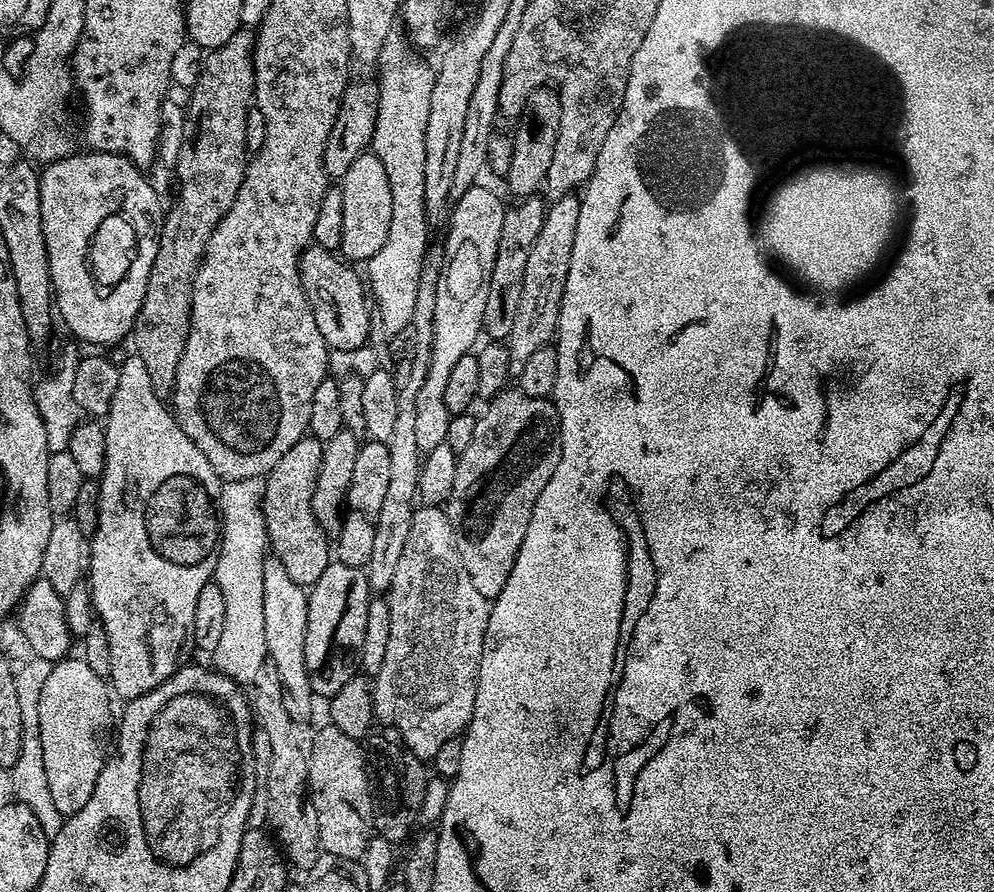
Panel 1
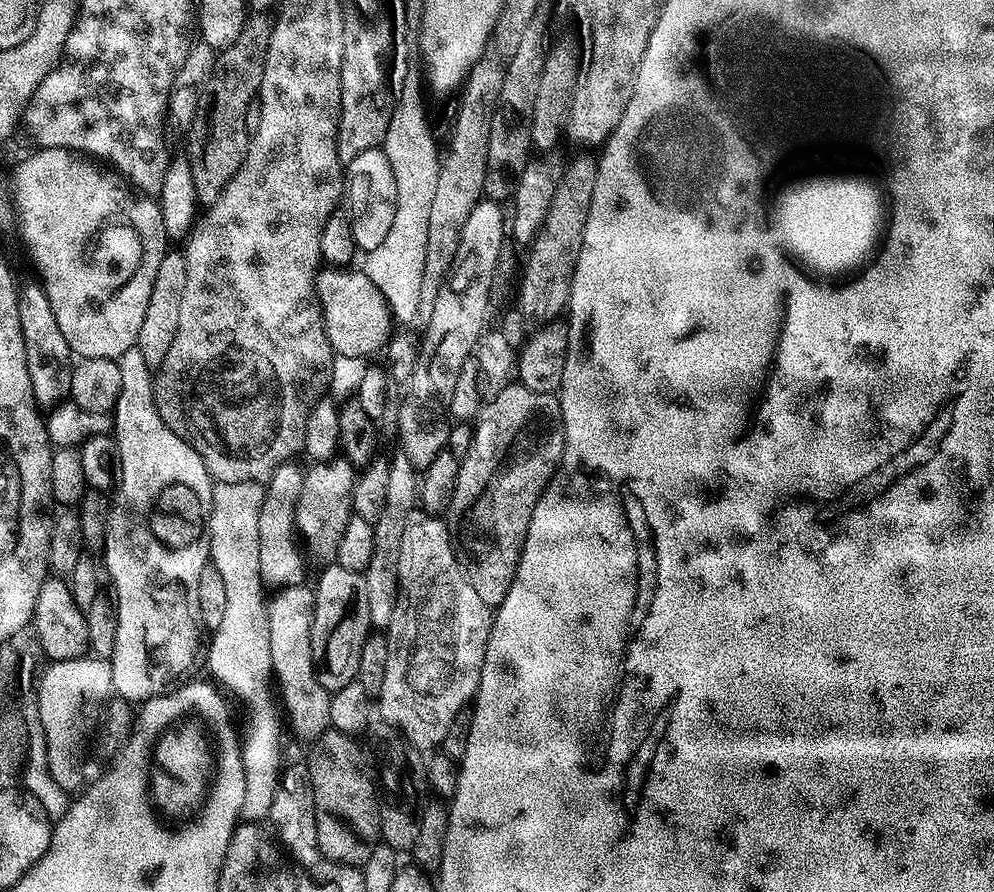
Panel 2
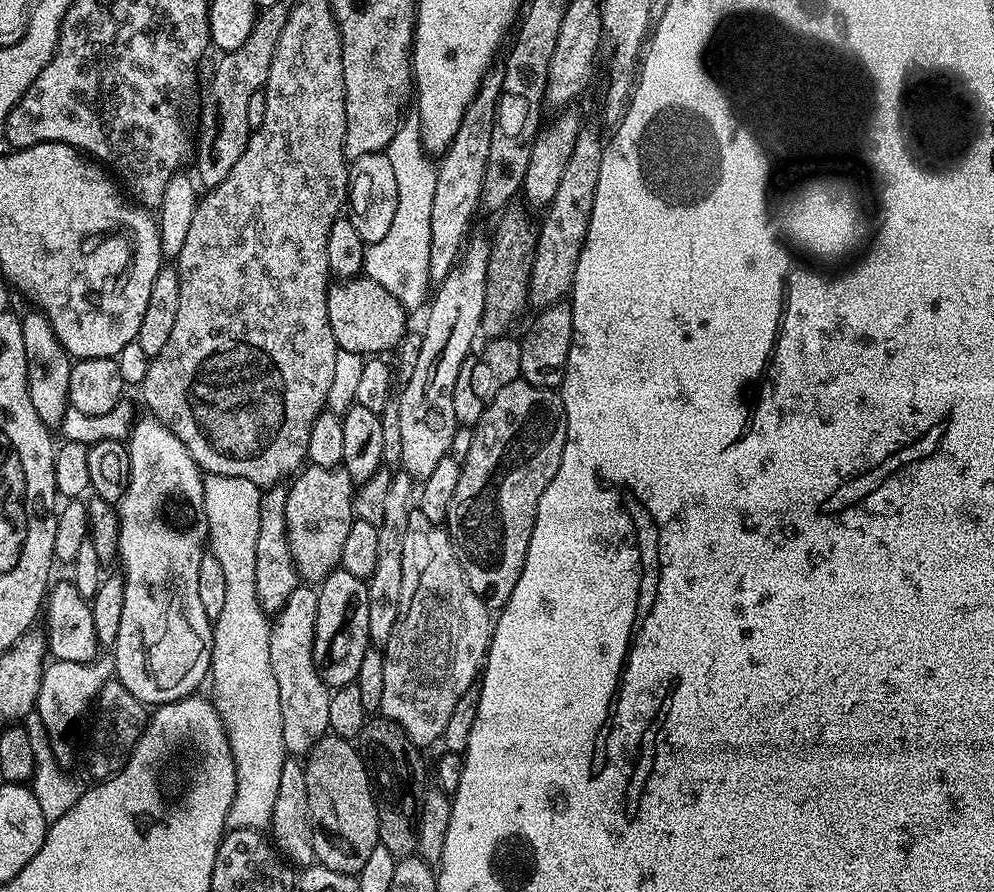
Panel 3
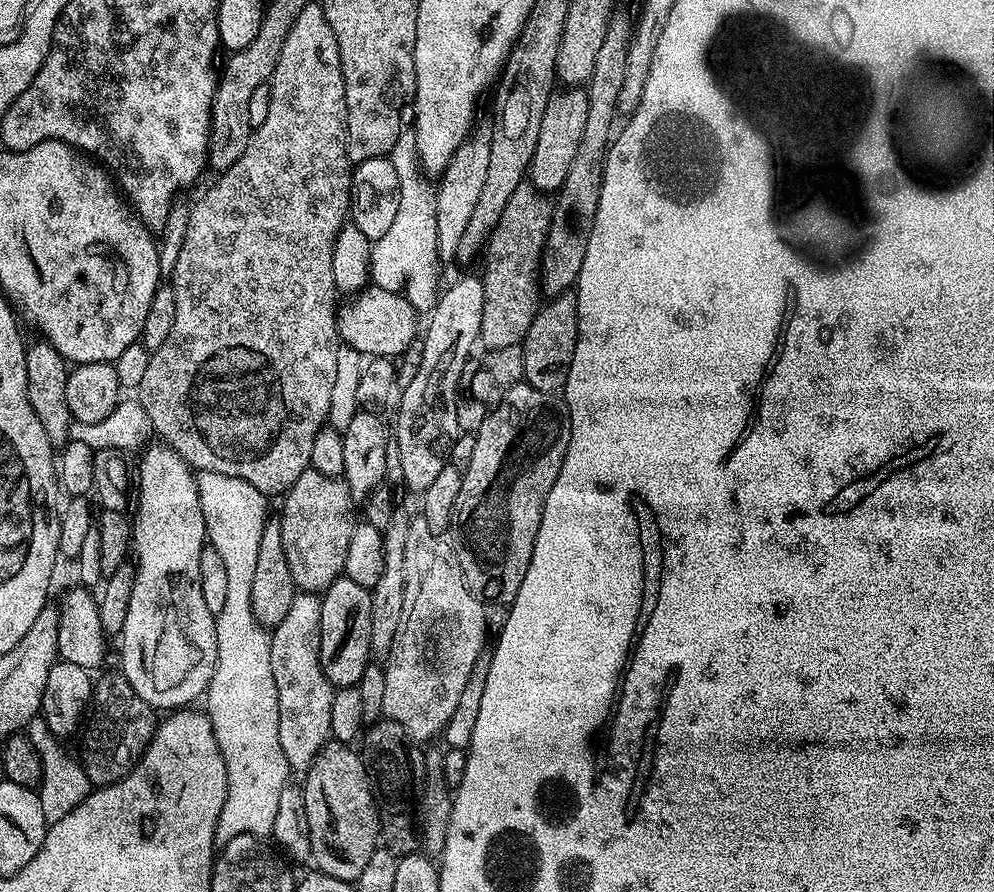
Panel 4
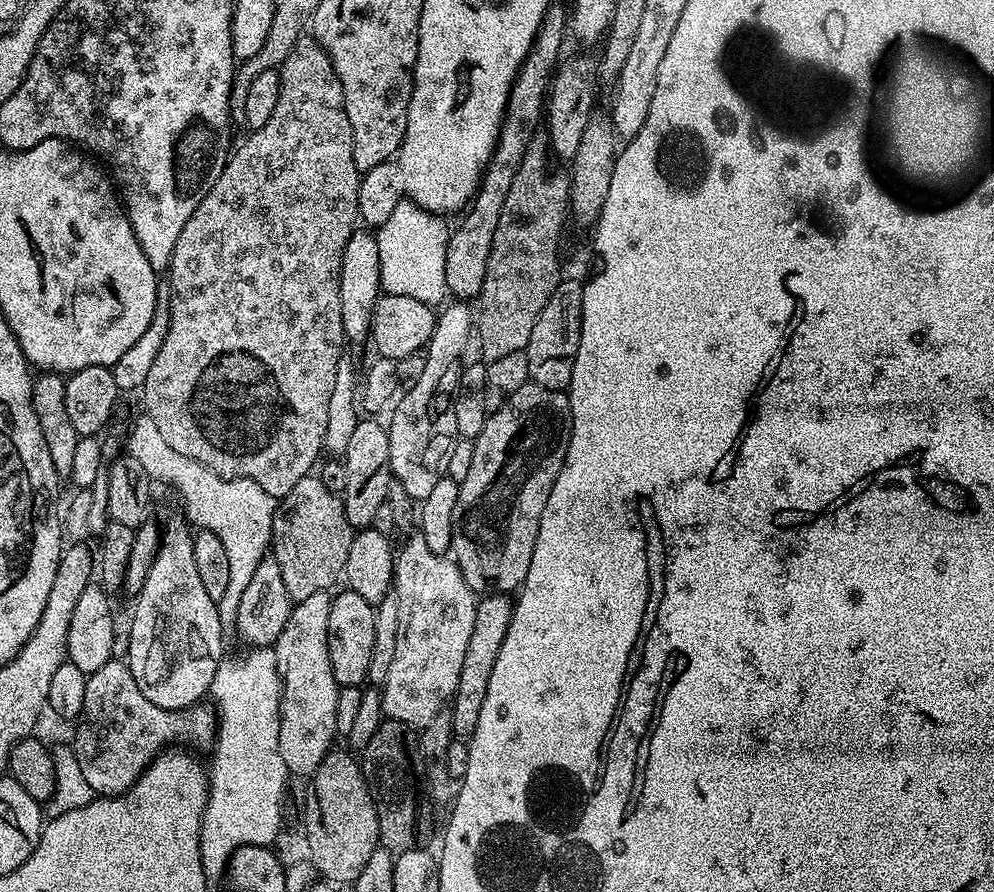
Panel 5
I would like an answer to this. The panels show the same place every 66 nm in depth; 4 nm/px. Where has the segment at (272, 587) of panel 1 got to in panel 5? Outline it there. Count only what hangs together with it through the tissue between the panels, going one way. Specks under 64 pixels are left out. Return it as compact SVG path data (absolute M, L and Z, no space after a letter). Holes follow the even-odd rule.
M327 591L295 601L286 630L278 634L274 645L281 687L278 754L293 777L311 777L322 758L333 751L332 739L338 736L336 719L341 687L334 678L334 670L330 670L328 623L331 605L332 596Z

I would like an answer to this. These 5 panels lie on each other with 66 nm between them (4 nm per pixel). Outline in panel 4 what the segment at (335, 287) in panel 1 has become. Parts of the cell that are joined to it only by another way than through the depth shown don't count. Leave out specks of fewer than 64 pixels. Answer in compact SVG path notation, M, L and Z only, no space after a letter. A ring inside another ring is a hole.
M369 286L359 296L338 312L340 339L365 357L386 356L399 358L414 343L417 343L416 307L399 292Z

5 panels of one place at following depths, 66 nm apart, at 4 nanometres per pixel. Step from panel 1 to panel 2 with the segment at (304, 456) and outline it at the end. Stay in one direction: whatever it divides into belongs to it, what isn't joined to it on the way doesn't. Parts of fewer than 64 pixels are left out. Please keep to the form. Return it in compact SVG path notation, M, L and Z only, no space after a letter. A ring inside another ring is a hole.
M289 462L278 466L278 470L274 470L274 474L266 481L262 510L258 514L258 560L265 585L274 583L275 586L289 588L307 581L306 552L296 529L296 507L302 494L305 473L305 469L300 469L296 462Z

